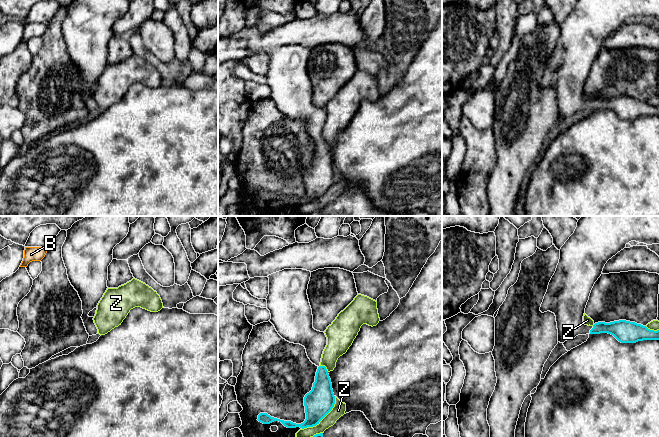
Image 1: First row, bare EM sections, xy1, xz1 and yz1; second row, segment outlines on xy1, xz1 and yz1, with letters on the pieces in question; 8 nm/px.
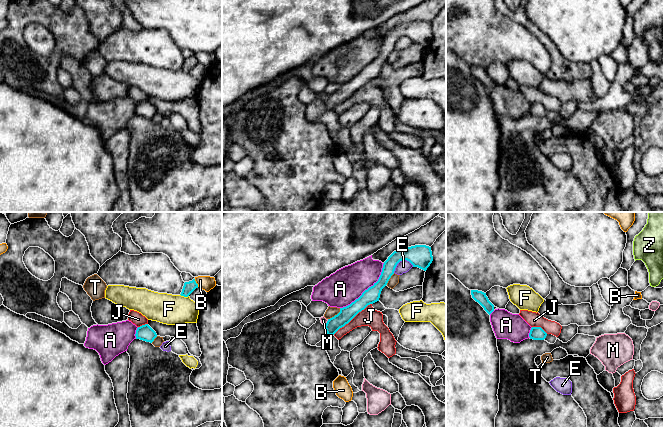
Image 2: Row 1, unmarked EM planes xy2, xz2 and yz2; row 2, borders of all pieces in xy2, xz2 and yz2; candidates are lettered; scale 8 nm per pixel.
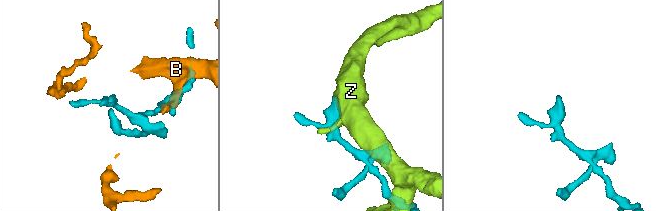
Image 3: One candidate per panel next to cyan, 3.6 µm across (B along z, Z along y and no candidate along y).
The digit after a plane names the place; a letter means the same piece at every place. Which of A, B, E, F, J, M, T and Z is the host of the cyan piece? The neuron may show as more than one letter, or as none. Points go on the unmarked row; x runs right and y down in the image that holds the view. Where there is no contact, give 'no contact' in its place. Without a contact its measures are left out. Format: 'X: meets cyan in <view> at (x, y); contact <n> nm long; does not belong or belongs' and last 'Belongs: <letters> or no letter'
A: meets cyan in xz2 at (368, 64); contact 500 nm long; does not belong
B: meets cyan in xy2 at (196, 59); contact 70 nm long; does not belong
E: meets cyan in xz2 at (401, 36); contact 180 nm long; does not belong
F: meets cyan in xy2 at (184, 72); contact 70 nm long; does not belong
J: meets cyan in xz2 at (352, 94); contact 400 nm long; does not belong
M: meets cyan in xz2 at (327, 98); contact 70 nm long; does not belong
T: meets cyan in xz2 at (335, 91); contact 140 nm long; does not belong
Z: meets cyan in xz1 at (323, 193); contact 380 nm long; does not belong
Belongs: no letter

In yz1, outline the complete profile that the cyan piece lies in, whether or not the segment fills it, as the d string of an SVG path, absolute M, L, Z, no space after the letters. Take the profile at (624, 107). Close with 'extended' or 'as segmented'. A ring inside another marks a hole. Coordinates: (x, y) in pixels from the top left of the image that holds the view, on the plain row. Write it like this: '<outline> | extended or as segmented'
M577 0L574 9L560 25L559 39L540 83L542 89L550 87L555 90L558 118L564 119L578 111L589 109L608 109L621 119L659 116L659 106L650 106L635 98L626 96L598 98L593 102L583 99L591 66L601 52L605 40L631 17L647 21L659 20L659 0Z | extended

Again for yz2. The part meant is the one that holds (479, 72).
M471 66L472 74L478 78L490 91L494 87L494 81L489 77L486 69L478 66Z | as segmented

